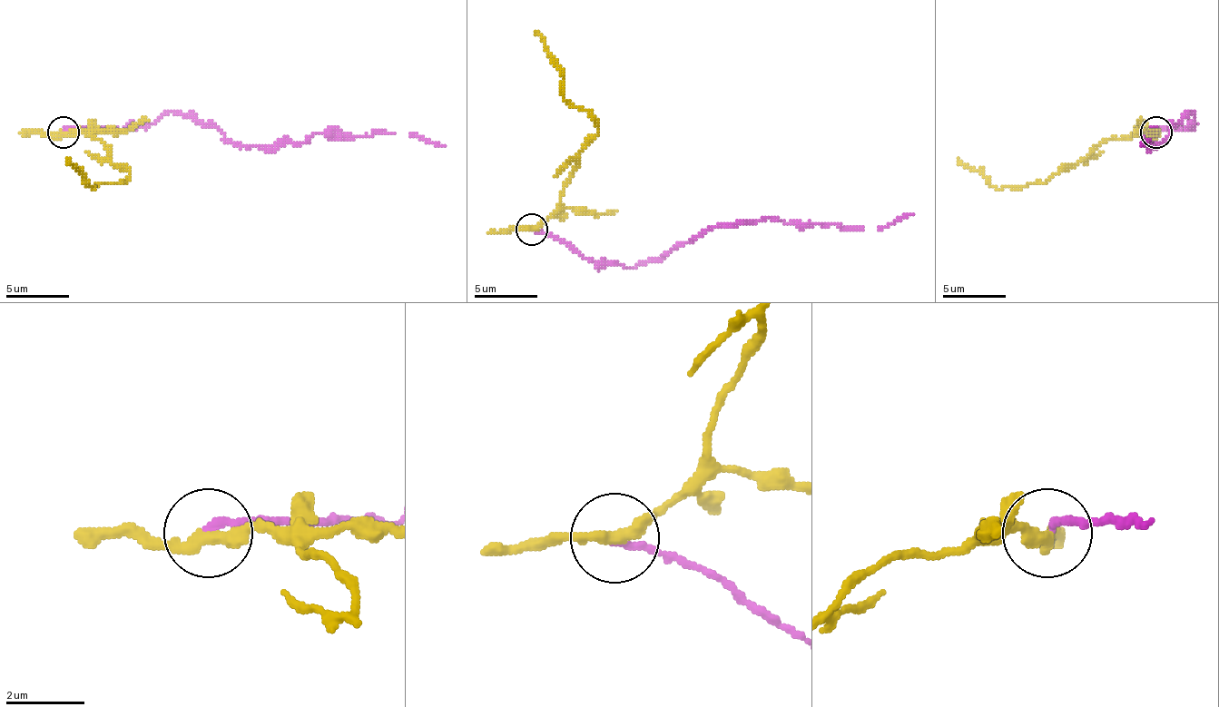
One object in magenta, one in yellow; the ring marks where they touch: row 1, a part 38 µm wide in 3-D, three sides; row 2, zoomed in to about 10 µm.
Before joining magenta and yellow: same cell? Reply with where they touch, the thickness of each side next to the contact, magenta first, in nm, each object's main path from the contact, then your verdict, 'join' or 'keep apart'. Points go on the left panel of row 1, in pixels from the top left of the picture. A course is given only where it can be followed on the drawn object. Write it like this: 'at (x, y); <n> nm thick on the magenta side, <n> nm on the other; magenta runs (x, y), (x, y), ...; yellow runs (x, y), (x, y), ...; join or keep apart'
at (63, 132); 170 nm thick on the magenta side, 320 nm on the other; magenta runs (63, 132), (149, 126), (168, 114), (192, 114), (246, 145), (309, 139), (316, 132), (417, 132), (445, 145); yellow runs (63, 132), (98, 139), (108, 158), (130, 174), (130, 177), (95, 186), (95, 190), (67, 158); keep apart

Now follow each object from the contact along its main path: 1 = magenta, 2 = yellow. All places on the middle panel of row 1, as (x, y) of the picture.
1: (532, 230), (570, 242), (585, 258), (636, 268), (714, 227), (778, 217), (885, 227), (913, 214)
2: (532, 230), (557, 208), (576, 157), (598, 132), (598, 122), (564, 97), (564, 69), (535, 32)

